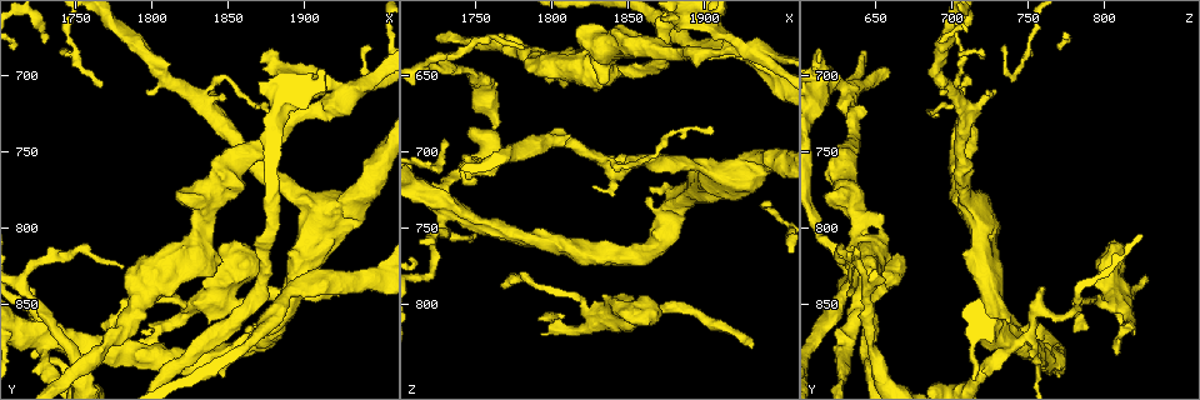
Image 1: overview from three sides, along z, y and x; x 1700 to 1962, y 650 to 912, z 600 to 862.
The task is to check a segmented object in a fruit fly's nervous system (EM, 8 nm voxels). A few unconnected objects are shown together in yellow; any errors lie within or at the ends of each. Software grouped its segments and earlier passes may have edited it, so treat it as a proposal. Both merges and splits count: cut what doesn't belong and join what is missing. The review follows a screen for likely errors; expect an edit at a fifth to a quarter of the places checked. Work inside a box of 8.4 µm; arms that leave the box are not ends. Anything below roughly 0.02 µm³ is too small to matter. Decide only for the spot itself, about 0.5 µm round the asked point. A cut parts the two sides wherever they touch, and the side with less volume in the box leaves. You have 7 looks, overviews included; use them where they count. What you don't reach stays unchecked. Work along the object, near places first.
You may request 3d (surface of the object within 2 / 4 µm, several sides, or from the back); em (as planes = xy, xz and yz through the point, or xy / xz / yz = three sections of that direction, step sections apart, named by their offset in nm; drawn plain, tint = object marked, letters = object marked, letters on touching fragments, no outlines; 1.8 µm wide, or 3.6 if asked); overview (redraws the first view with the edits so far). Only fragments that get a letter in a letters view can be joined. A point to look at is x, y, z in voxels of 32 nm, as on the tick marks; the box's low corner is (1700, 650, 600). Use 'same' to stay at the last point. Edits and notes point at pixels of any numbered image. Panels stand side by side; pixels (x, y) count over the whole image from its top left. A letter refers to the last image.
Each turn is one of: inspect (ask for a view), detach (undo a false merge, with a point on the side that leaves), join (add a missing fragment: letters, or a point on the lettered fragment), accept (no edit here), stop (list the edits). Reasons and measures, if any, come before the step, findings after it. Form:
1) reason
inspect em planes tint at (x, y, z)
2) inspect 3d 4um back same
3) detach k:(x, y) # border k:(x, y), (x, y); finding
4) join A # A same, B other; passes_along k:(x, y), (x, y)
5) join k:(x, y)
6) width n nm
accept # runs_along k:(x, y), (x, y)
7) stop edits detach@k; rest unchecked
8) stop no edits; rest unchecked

thick end
inspect 3d 4um at (1832, 836, 796)

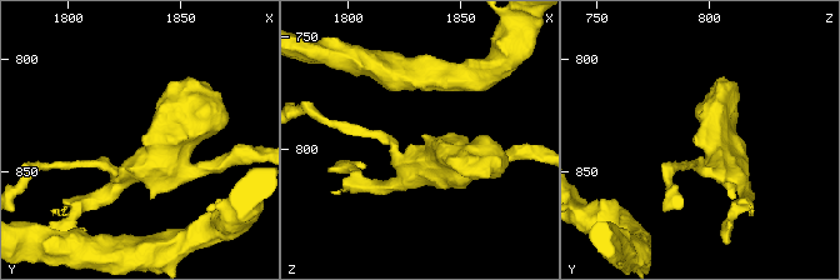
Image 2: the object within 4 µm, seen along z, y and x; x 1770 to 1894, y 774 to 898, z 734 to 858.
now the EM
inspect em yz step 8 letters at (1834, 837, 795)

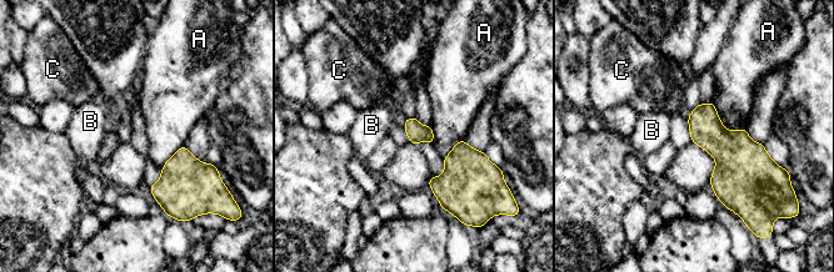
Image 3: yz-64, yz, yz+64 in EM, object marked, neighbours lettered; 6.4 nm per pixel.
another direction
inspect em planes letters same

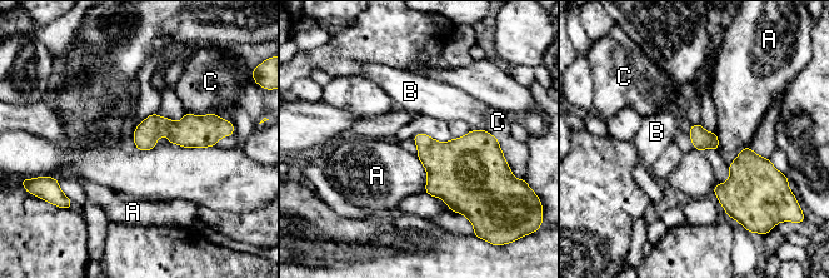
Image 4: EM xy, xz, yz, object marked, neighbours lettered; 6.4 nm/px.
longest_contact C 260 nm
accept # A other, B other, C other; border 4:(417, 155), (427, 173), (425, 190); no lettered fragment goes on from it

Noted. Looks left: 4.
an open end
inspect 3d 2um at (1930, 832, 828)

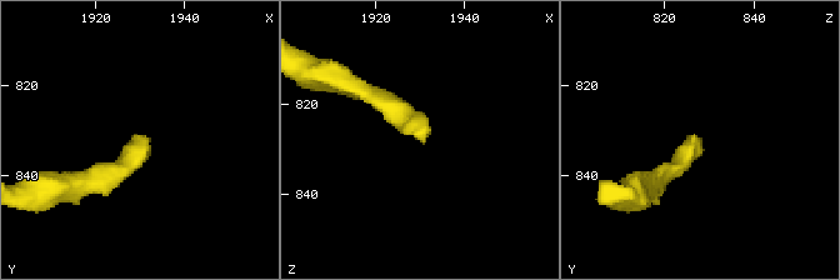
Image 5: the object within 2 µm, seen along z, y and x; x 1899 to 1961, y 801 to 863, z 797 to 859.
inspect em planes letters at (1930, 831, 826)

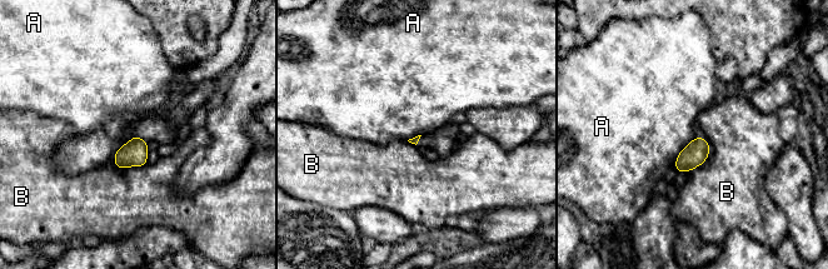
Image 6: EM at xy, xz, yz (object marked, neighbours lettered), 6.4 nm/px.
accept # A other, B other; border 6:(696, 137), (679, 153), (673, 164); no lettered fragment goes on from it

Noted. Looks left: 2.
inspect em 3.6um xy step 4 tint at (1802, 836, 642)

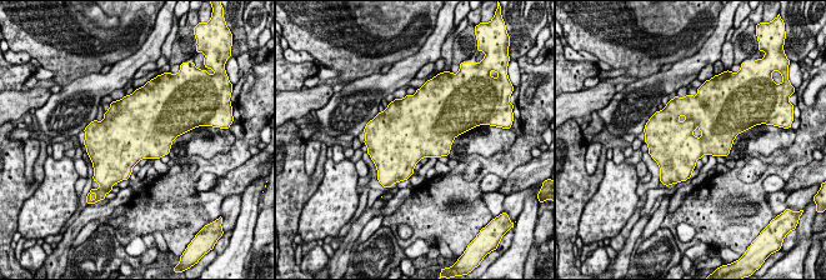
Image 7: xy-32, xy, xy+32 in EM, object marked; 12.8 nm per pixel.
inspect em 3.6um xy step 4 letters same

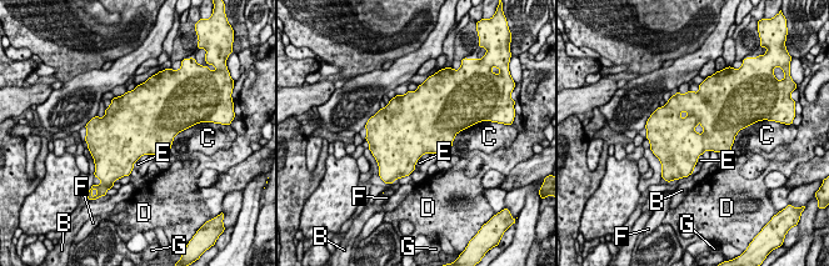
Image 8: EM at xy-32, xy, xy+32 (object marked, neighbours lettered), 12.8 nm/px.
width 750 nm
accept # B other, C other, D other, E other, F other, G other; border 8:(420, 156), (414, 167); one neuron here

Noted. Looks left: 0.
stop no edits; rest unchecked

